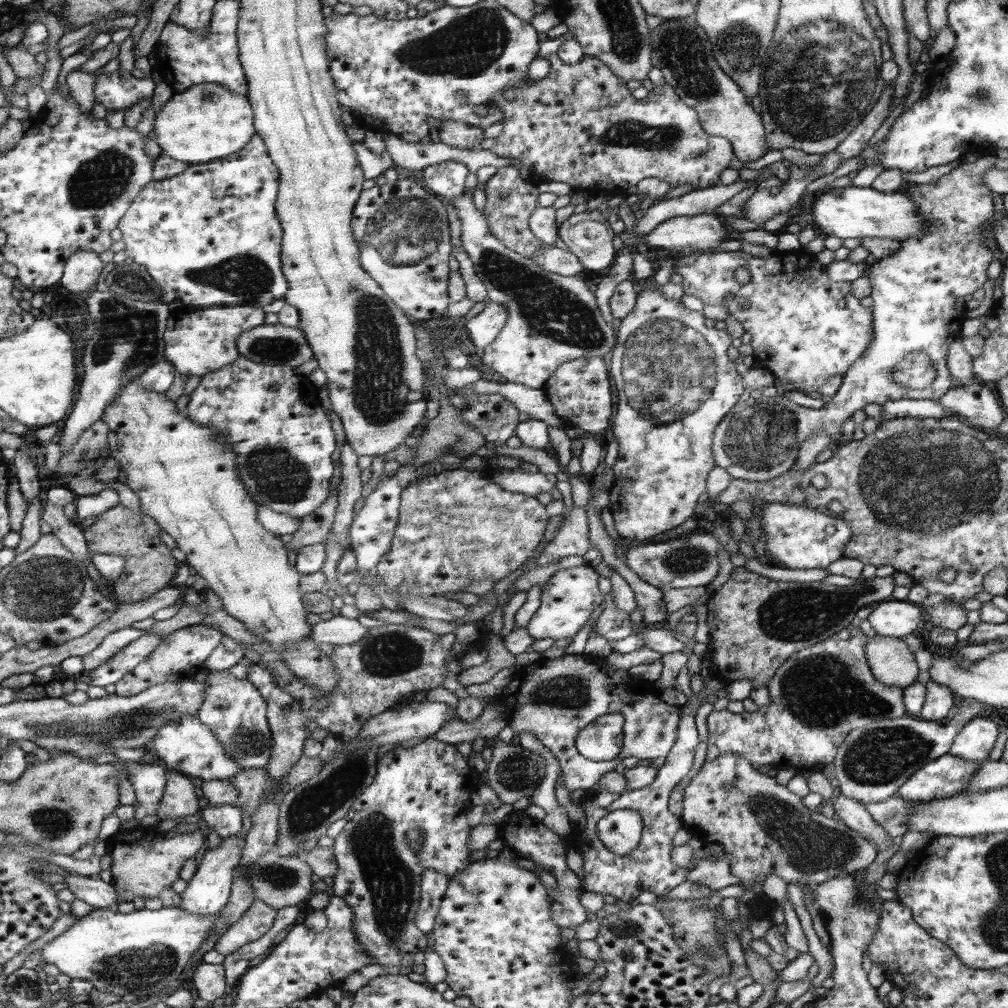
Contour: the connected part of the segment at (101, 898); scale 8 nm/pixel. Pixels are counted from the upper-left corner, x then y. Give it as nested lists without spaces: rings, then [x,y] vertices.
[[[66,873],[64,877],[66,888],[72,891],[76,899],[84,901],[94,909],[116,909],[120,904],[120,892],[116,891],[113,883],[103,879],[93,879],[84,875]]]

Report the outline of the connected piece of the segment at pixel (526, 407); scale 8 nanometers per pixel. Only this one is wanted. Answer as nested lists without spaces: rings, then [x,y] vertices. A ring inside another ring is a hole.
[[[477,380],[471,383],[473,391],[478,394],[499,394],[515,404],[516,409],[524,420],[526,417],[540,420],[548,426],[562,427],[562,422],[554,412],[554,405],[550,402],[547,392],[542,389],[528,388],[523,384],[513,382],[497,383],[495,381]]]

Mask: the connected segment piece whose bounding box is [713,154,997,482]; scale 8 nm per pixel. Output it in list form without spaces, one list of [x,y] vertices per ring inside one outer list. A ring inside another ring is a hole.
[[[984,154],[965,157],[961,159],[958,168],[942,176],[934,184],[905,185],[903,193],[918,206],[918,212],[924,218],[924,223],[928,220],[929,224],[925,224],[921,236],[903,240],[901,247],[894,254],[886,258],[872,259],[869,262],[866,276],[870,279],[872,286],[871,309],[874,322],[871,346],[847,370],[838,392],[820,410],[798,405],[785,399],[780,393],[774,397],[753,394],[748,400],[740,401],[720,422],[720,426],[717,426],[713,441],[716,463],[725,468],[732,478],[766,482],[783,476],[791,470],[797,448],[800,448],[813,432],[823,430],[830,436],[831,445],[837,447],[844,438],[842,434],[844,422],[850,419],[857,410],[863,410],[867,404],[884,404],[902,399],[939,400],[956,386],[947,366],[947,354],[950,352],[951,342],[962,338],[961,326],[967,319],[964,296],[983,288],[989,280],[987,269],[994,258],[994,253],[984,244],[984,235],[982,235],[984,226],[992,224],[996,219],[993,193],[988,186],[984,186],[982,175],[984,171],[995,166],[996,158],[997,156]],[[912,351],[926,351],[937,368],[935,382],[921,390],[904,389],[891,378],[895,364],[899,363],[906,353]]]

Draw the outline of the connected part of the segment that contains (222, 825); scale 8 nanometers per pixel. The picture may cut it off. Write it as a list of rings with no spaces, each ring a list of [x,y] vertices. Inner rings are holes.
[[[208,803],[199,813],[198,819],[221,837],[235,835],[242,829],[242,811],[234,805],[217,805]]]

